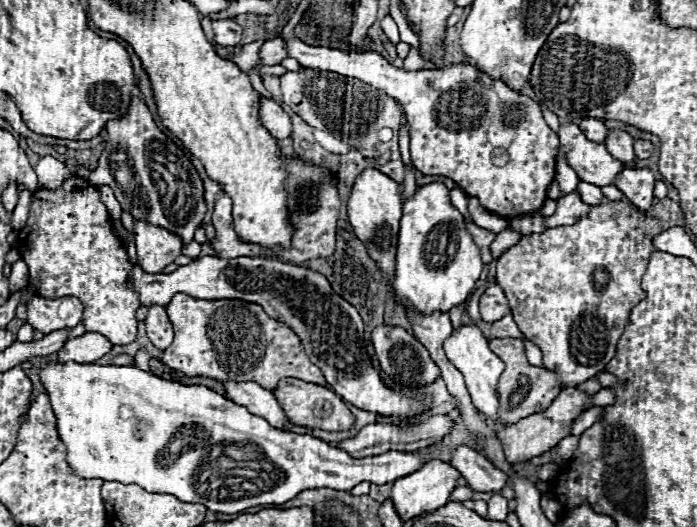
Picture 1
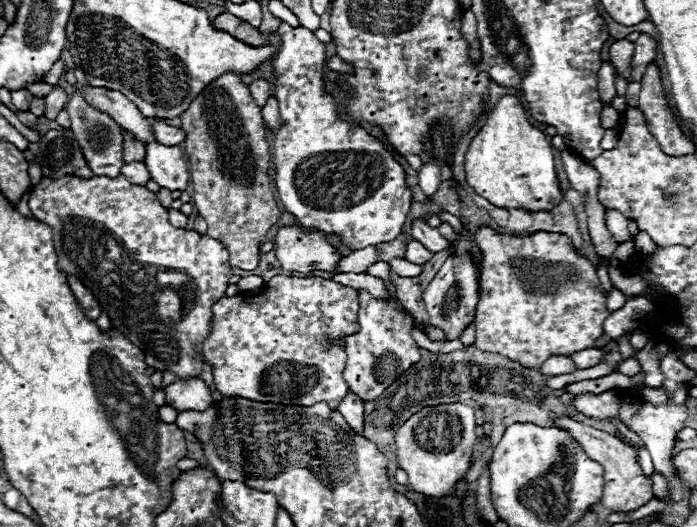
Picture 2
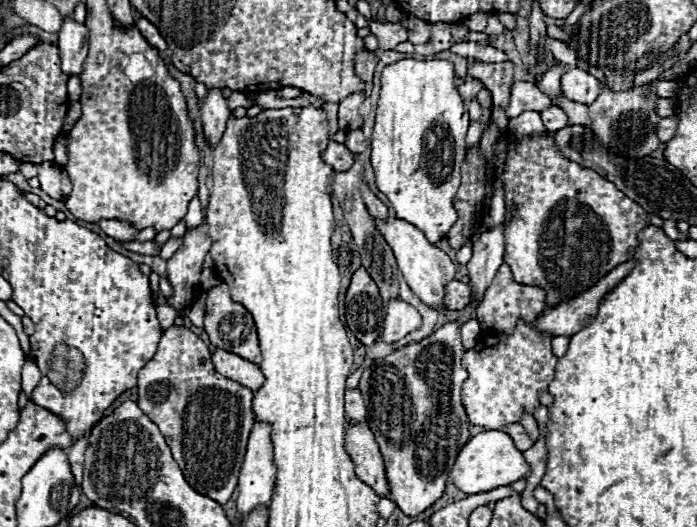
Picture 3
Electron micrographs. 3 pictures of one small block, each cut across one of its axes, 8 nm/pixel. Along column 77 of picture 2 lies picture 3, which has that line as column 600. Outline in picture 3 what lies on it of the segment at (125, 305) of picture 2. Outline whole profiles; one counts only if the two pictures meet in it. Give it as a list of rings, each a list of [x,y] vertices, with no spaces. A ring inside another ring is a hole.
[[[544,130],[542,134],[518,140],[514,134],[502,132],[488,164],[484,164],[480,146],[468,150],[462,164],[462,184],[454,198],[458,220],[444,236],[450,248],[460,250],[470,238],[470,210],[478,210],[472,212],[472,222],[476,222],[484,200],[490,200],[490,190],[502,188],[504,198],[510,196],[510,200],[504,200],[506,208],[514,206],[504,236],[504,262],[512,268],[516,282],[546,290],[548,308],[574,298],[612,268],[626,262],[630,248],[638,246],[636,234],[648,226],[644,208],[618,192],[614,184],[602,180],[594,170],[568,160],[558,150],[554,134]]]

